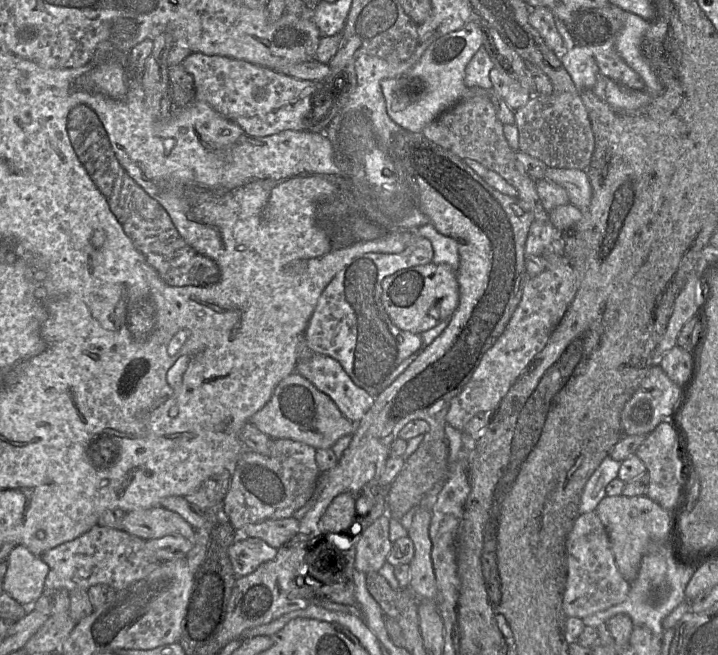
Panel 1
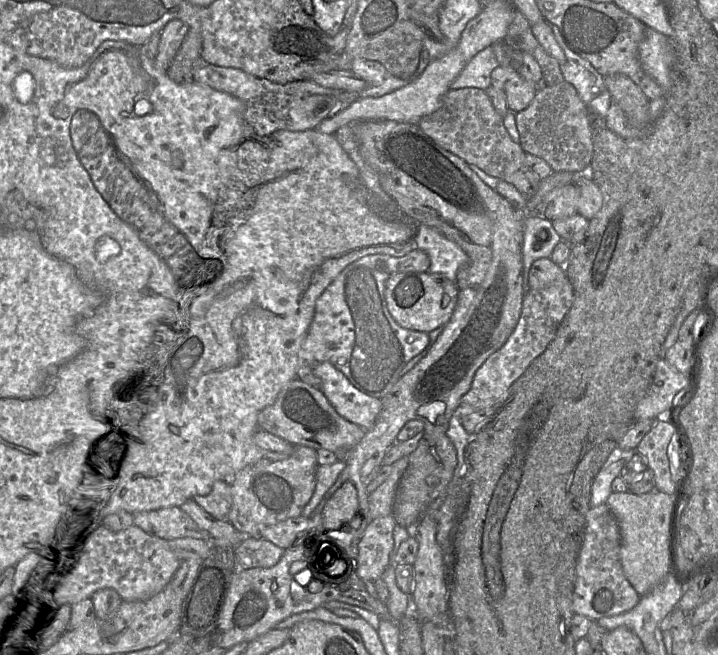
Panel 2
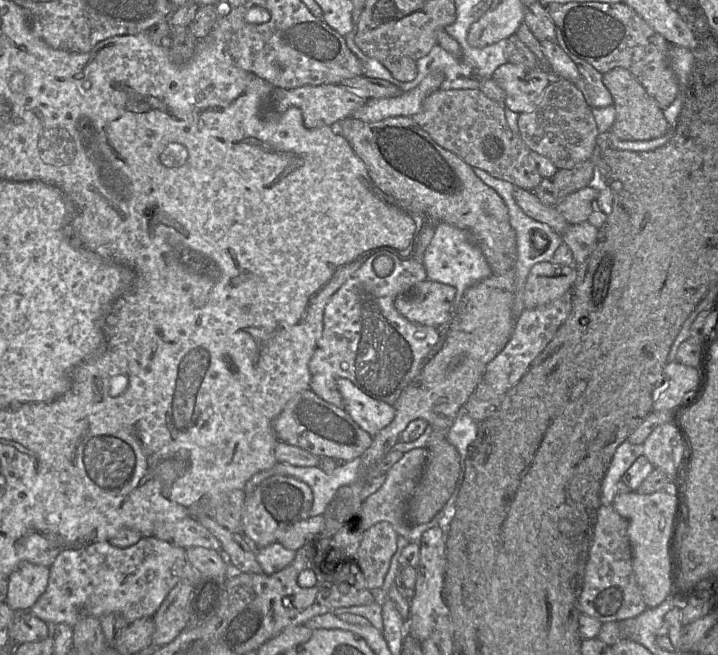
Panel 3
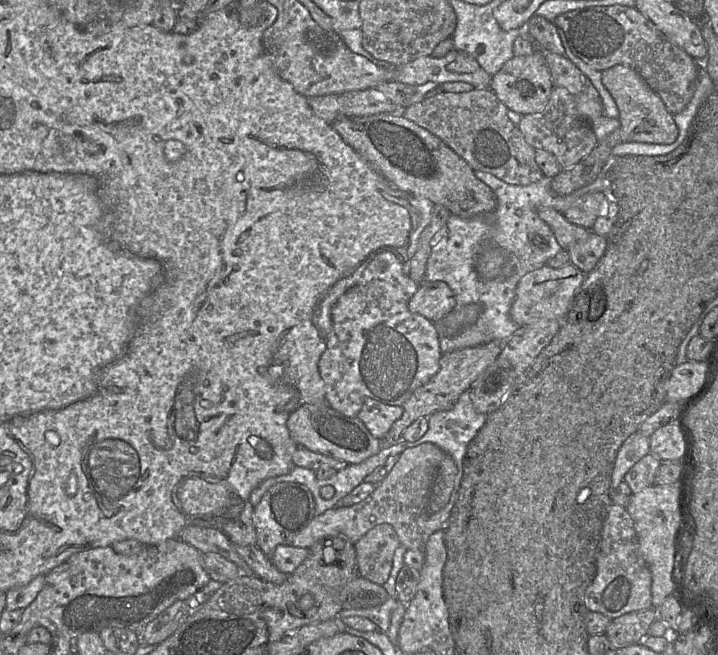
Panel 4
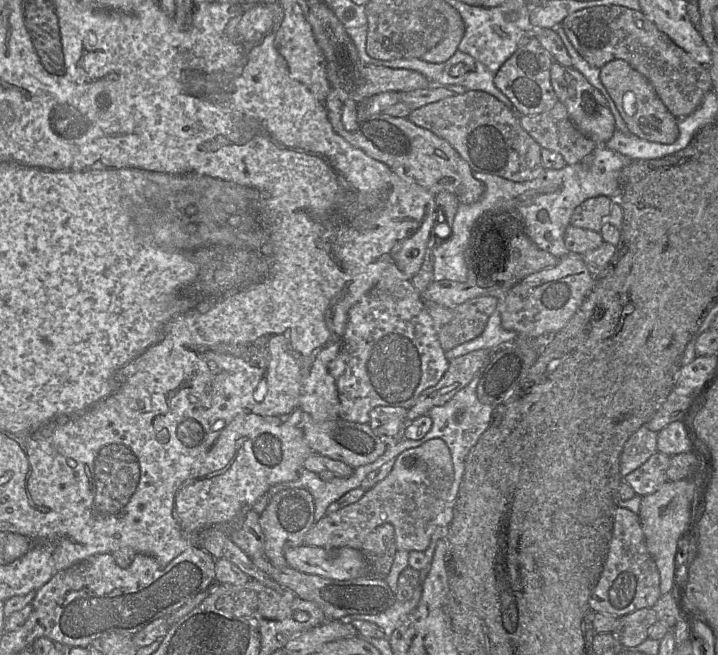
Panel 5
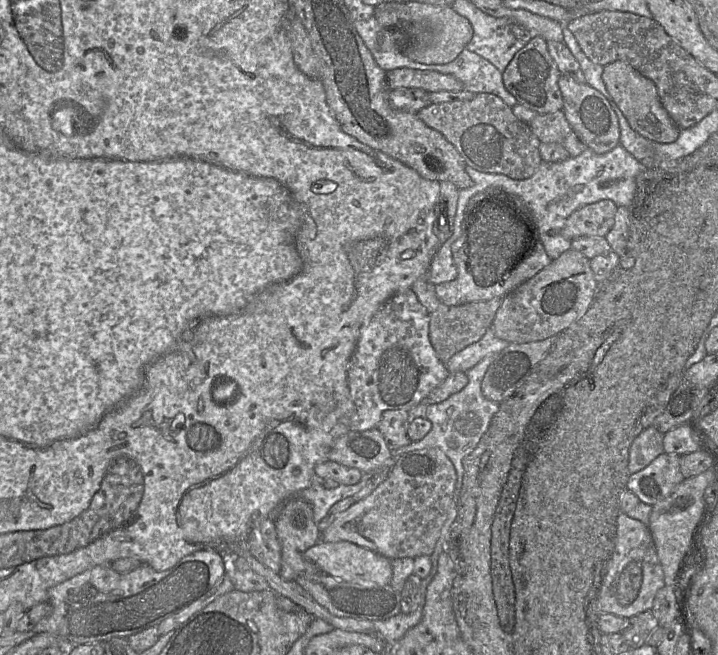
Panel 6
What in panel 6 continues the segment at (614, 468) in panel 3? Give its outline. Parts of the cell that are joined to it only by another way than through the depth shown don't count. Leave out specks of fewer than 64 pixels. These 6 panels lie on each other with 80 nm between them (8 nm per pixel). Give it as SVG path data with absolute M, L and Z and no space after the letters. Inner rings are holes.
M655 427L644 429L632 442L629 449L628 469L631 474L644 469L664 452L664 435Z

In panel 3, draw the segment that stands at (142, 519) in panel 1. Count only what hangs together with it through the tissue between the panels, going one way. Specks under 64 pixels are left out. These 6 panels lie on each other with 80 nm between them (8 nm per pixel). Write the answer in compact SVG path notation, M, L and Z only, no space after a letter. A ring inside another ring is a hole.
M185 517L176 522L157 522L153 537L178 547L199 546L221 551L219 540L192 517Z

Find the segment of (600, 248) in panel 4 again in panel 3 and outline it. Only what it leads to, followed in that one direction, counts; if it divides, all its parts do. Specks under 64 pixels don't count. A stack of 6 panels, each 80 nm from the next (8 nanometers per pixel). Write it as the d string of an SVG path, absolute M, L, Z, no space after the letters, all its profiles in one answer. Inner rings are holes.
M588 221L569 225L561 235L563 242L571 249L575 264L584 262L596 247L599 229Z

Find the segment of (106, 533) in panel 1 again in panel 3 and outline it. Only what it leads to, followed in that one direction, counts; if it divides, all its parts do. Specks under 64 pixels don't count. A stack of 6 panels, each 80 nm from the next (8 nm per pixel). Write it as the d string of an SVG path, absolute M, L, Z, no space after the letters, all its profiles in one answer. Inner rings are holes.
M142 537L136 544L118 548L108 541L62 551L49 567L45 592L29 611L48 623L74 627L87 617L121 614L128 623L153 617L178 583L195 583L202 575L189 562L186 549L155 537Z

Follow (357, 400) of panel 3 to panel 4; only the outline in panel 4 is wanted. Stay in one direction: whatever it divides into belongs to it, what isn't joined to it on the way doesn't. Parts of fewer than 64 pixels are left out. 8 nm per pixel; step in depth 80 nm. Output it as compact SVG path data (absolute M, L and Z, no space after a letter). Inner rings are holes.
M366 398L357 418L375 438L381 441L402 413L402 406L387 405L372 398Z

